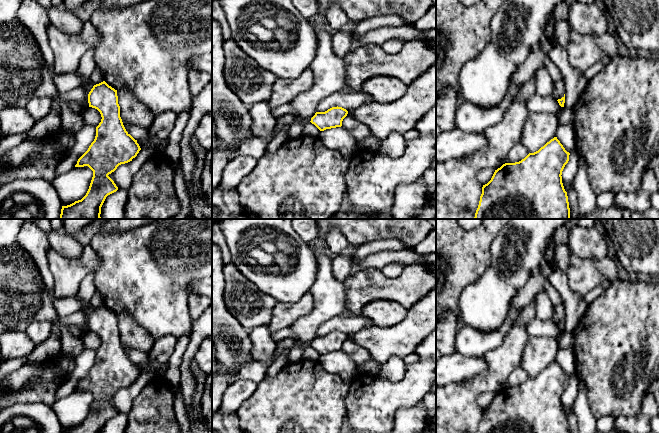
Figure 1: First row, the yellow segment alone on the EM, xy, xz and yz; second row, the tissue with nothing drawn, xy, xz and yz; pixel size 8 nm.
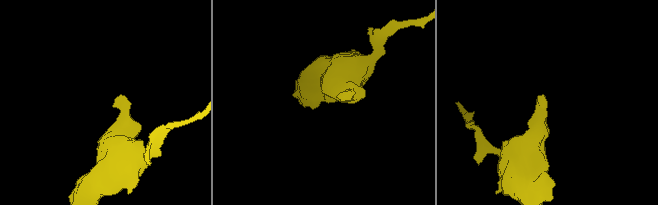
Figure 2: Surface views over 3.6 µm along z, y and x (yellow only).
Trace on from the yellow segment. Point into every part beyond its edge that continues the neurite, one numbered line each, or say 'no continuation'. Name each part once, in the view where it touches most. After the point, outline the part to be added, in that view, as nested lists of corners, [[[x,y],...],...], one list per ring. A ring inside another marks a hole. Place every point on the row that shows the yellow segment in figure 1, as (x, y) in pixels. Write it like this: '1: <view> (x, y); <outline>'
no continuation

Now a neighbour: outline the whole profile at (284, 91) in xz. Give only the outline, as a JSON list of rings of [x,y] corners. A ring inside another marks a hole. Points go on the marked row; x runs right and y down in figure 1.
[[[310,68],[295,79],[277,78],[273,88],[271,97],[268,100],[270,109],[291,103],[301,93],[308,91],[314,84],[314,75]]]

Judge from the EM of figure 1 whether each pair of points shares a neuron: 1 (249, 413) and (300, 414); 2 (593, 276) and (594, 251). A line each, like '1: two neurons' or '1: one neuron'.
1: one neuron
2: two neurons

